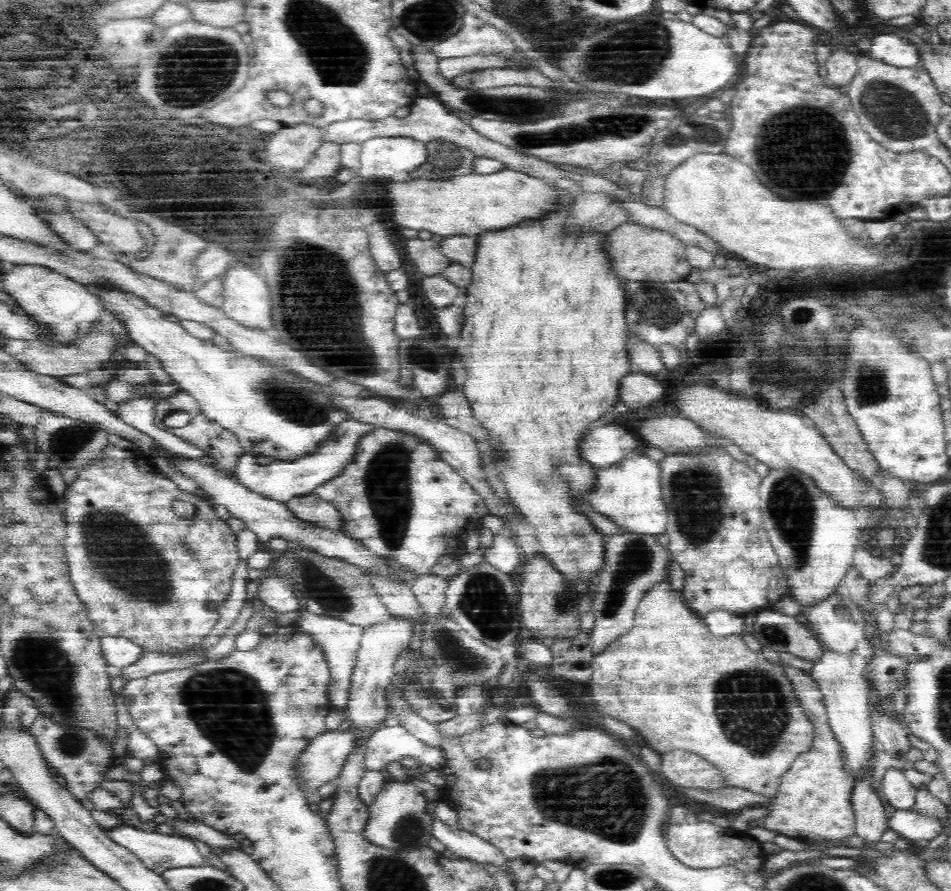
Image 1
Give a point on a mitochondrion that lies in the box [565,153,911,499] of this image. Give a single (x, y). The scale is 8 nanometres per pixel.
(869, 384)

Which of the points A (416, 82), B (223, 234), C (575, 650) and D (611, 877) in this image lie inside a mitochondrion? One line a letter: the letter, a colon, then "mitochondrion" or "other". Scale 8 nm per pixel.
A: other
B: other
C: other
D: mitochondrion

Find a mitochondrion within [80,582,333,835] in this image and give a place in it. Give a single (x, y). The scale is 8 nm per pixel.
(229, 707)

